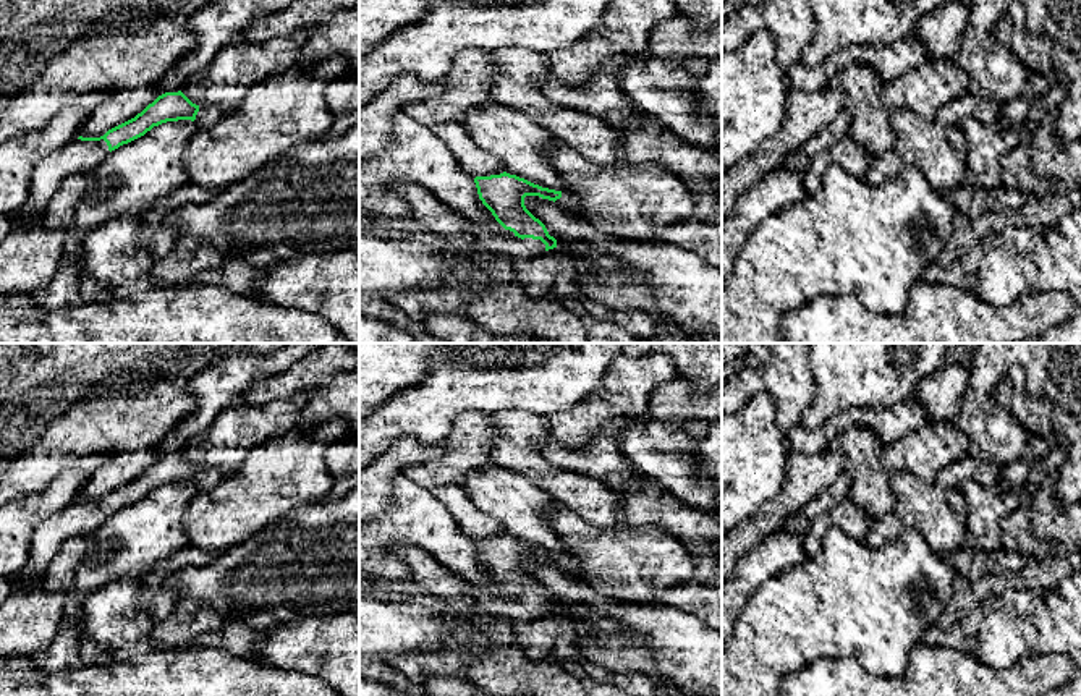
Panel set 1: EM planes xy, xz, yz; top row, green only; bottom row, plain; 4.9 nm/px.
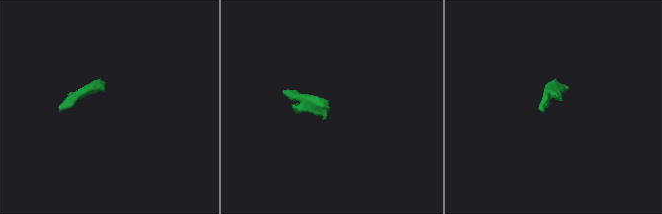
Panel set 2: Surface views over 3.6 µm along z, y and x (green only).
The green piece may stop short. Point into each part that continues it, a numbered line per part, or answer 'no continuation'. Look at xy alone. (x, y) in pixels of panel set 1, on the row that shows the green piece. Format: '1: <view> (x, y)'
1: xy (207, 115)
2: xy (78, 156)

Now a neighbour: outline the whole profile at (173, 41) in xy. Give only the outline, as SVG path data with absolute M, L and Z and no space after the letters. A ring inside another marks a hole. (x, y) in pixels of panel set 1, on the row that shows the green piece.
M172 13L134 32L78 34L6 108L0 118L0 144L45 126L61 107L84 94L99 94L102 104L79 136L100 138L152 104L160 78L194 47L194 34Z

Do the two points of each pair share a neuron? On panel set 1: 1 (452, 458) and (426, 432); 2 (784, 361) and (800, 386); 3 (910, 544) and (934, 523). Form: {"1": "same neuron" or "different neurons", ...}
{"1": "different neurons", "2": "same neuron", "3": "different neurons"}

